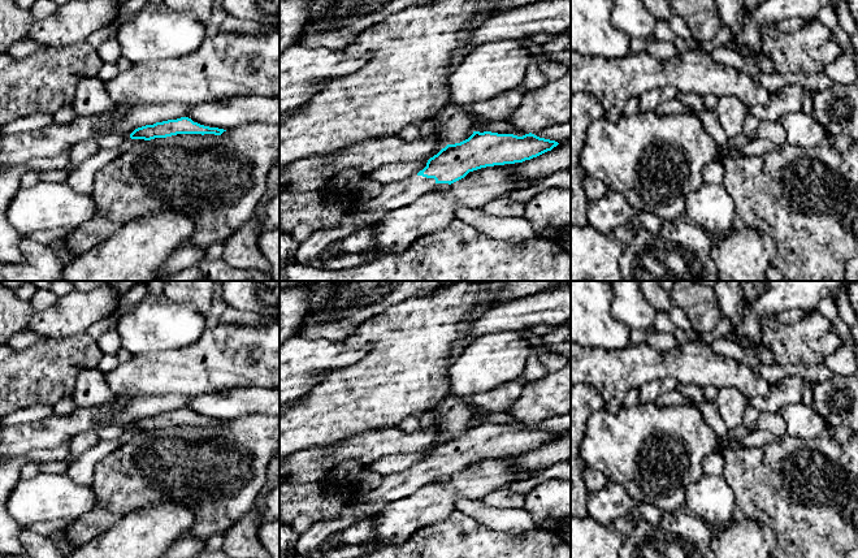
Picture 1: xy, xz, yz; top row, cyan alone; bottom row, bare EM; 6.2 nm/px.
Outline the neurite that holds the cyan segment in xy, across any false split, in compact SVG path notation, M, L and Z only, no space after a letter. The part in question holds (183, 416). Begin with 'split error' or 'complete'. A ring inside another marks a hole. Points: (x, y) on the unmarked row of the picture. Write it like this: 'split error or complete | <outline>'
complete | M181 408L177 411L168 411L162 414L156 414L153 416L146 416L146 418L138 419L130 425L130 429L151 432L155 429L166 429L177 425L221 427L224 423L226 421L204 418L198 414L194 414L188 408Z

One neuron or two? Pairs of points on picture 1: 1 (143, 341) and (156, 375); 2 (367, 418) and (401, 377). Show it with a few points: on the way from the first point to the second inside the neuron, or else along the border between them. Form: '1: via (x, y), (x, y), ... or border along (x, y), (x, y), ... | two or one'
1: border along (178, 347), (133, 355) | two
2: via (371, 407), (390, 388) | one

